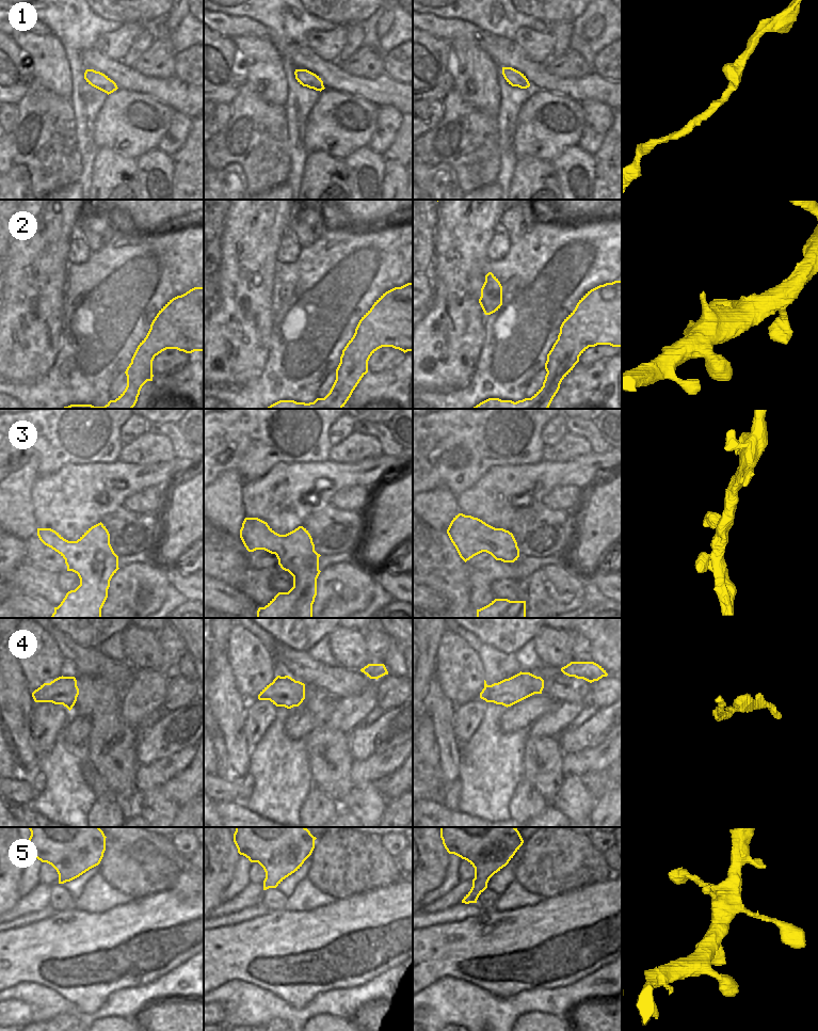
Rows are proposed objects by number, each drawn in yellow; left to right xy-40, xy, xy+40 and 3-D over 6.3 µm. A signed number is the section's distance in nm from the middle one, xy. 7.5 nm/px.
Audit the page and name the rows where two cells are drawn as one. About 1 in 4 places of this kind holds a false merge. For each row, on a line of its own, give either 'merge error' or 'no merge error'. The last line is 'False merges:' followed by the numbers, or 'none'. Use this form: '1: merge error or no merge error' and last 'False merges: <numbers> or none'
1: no merge error
2: no merge error
3: no merge error
4: no merge error
5: no merge error
False merges: none

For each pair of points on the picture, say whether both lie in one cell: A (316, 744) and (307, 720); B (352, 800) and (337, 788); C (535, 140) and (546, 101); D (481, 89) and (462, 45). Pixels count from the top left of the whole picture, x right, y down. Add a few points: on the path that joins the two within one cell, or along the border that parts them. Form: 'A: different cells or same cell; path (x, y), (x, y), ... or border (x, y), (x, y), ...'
A: different cells; border (323, 724), (315, 727), (304, 738)
B: different cells; border (352, 786), (348, 794), (339, 803)
C: same cell; path (535, 130), (534, 115), (536, 110)
D: same cell; path (476, 78), (466, 56)

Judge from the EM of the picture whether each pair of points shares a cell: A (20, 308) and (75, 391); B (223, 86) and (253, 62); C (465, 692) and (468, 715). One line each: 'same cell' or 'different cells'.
A: different cells
B: different cells
C: different cells

